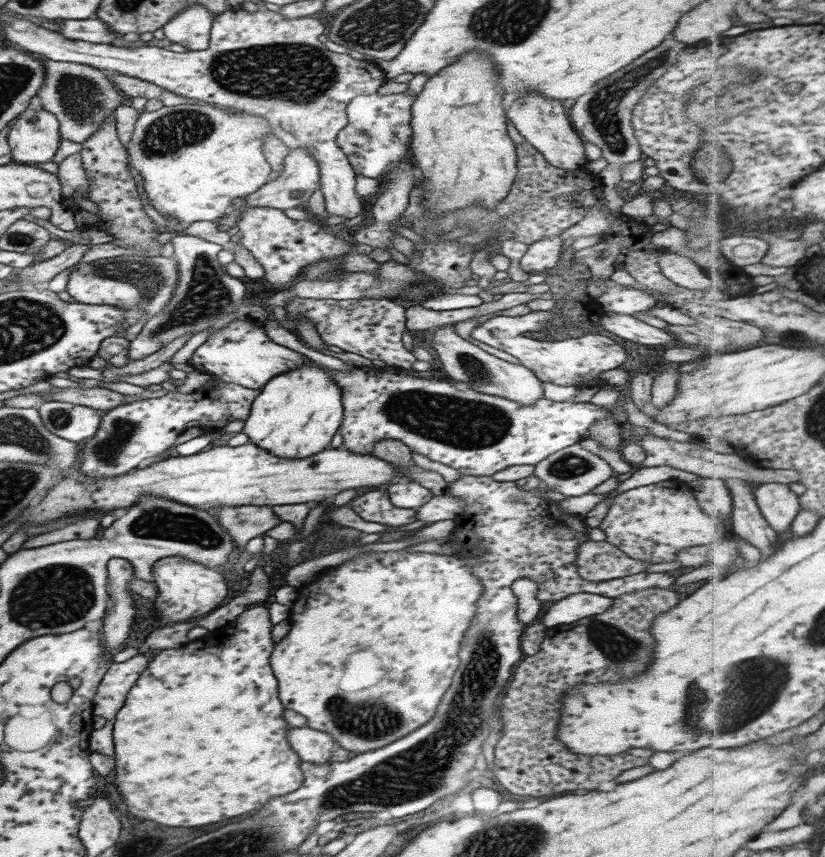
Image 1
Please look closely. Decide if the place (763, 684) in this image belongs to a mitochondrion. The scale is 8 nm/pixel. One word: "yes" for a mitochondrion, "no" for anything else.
yes

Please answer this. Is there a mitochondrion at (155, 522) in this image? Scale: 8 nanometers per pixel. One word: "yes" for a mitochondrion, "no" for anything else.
yes

